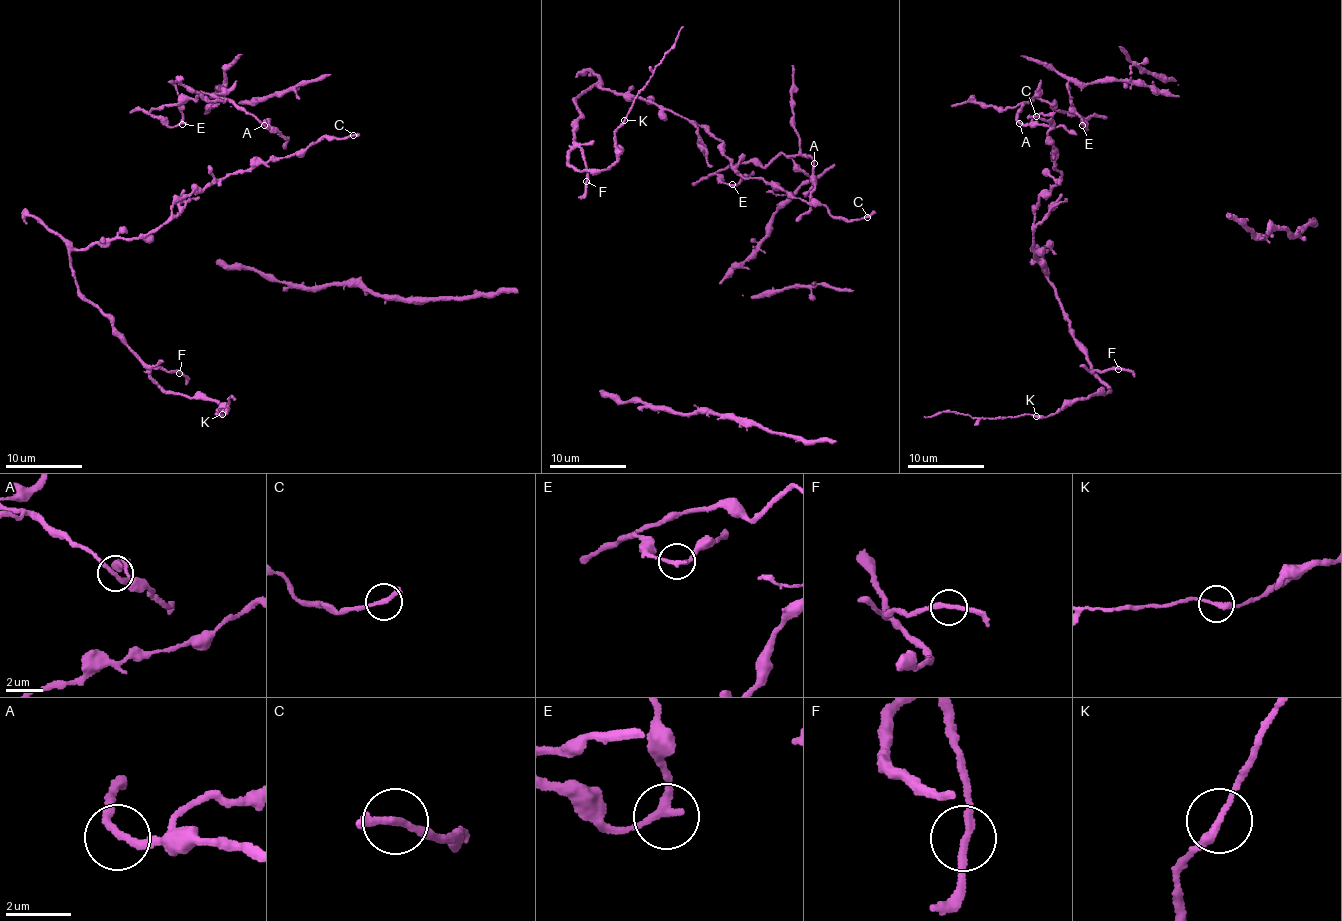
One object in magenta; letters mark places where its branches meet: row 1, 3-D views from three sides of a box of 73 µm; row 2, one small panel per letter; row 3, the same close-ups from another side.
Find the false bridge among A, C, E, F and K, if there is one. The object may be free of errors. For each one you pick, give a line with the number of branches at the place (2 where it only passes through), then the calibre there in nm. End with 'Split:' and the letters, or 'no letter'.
Split: no letter

